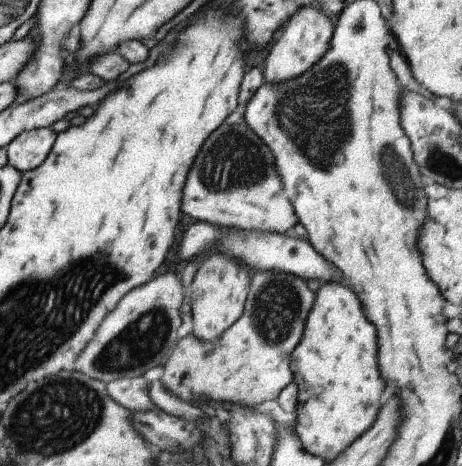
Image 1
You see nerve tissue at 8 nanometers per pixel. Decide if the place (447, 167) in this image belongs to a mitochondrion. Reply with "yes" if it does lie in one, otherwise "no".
yes

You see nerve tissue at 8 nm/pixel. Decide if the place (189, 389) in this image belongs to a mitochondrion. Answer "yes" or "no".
no

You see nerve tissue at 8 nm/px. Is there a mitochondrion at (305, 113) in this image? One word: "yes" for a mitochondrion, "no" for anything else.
yes

